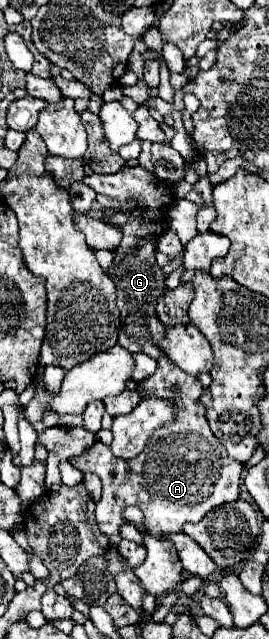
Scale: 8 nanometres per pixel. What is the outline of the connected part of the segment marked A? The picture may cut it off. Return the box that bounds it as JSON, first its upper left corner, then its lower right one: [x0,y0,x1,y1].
[69,357,243,545]

